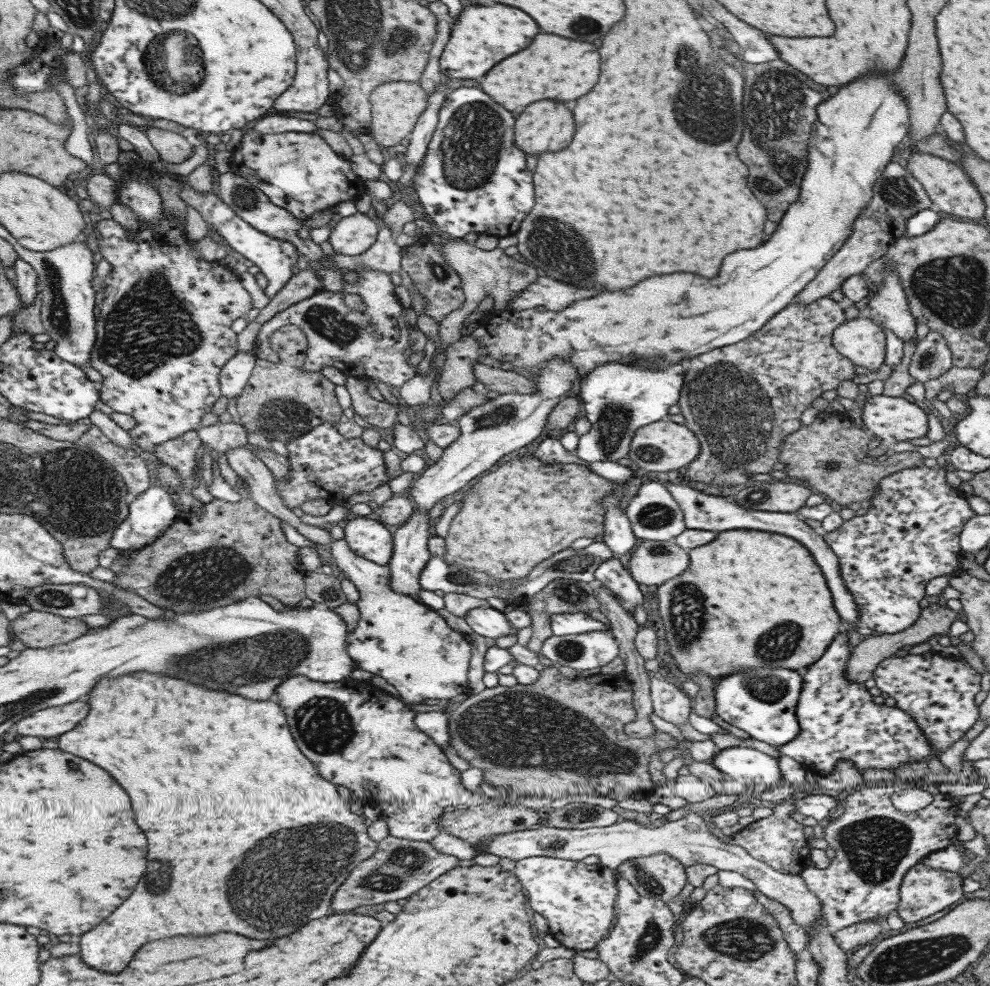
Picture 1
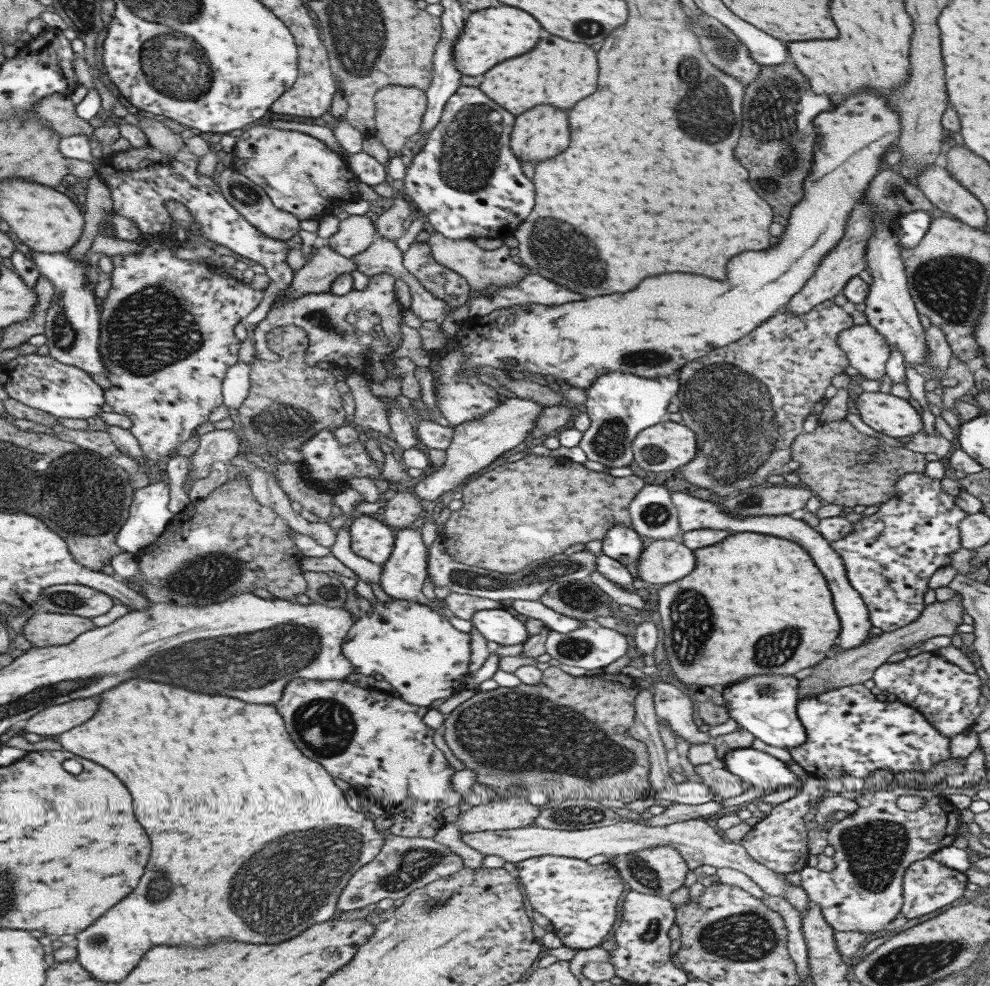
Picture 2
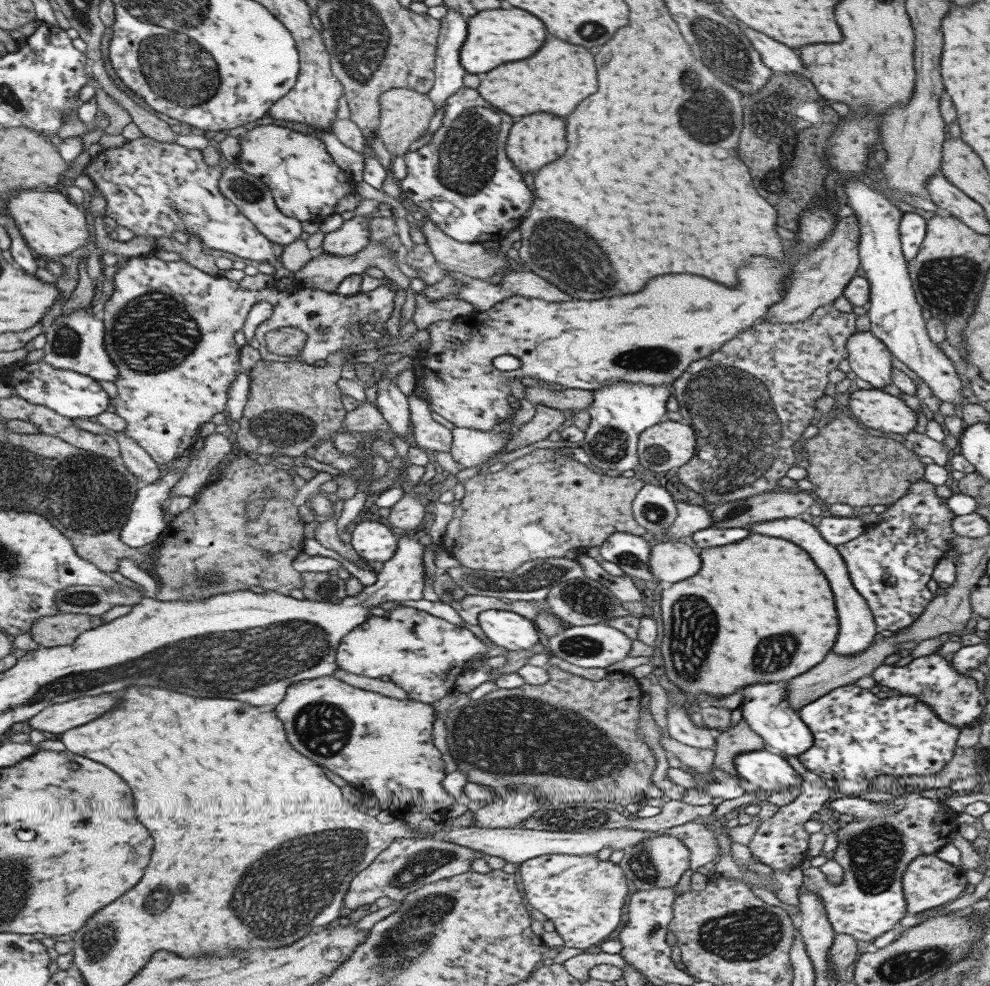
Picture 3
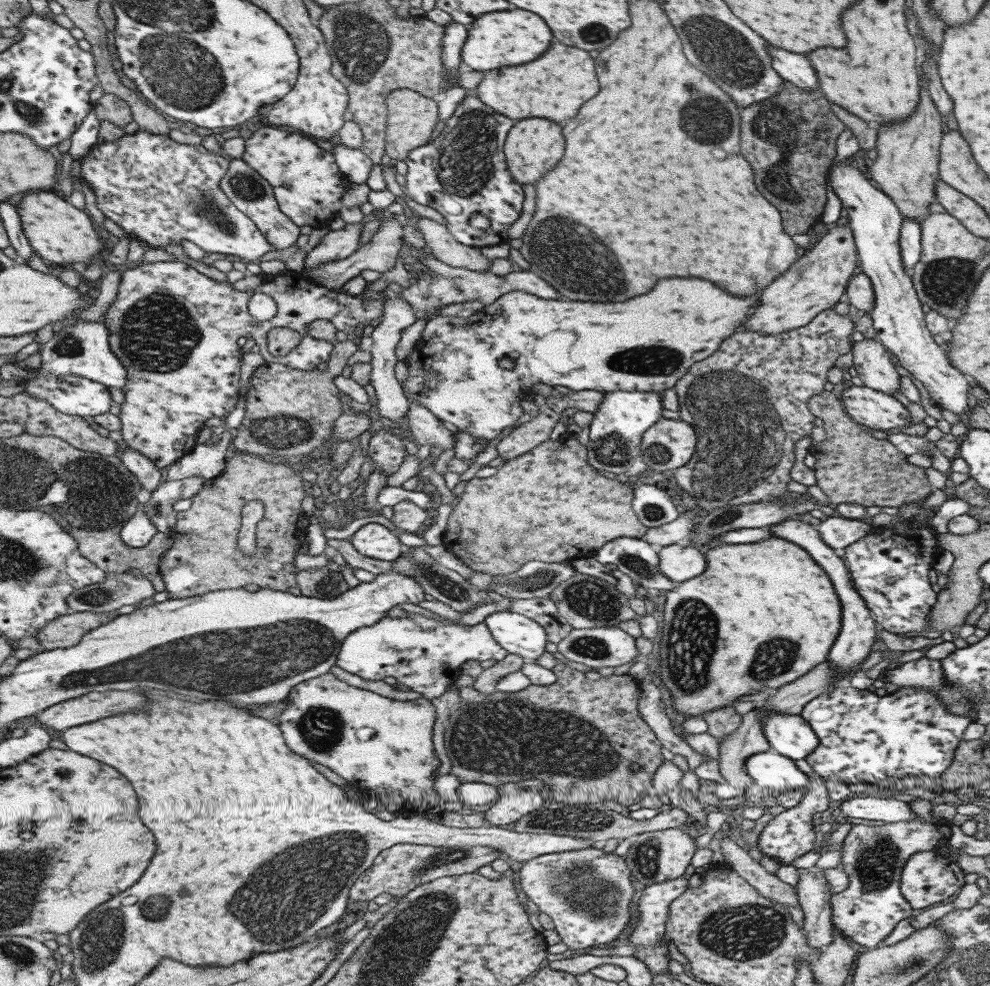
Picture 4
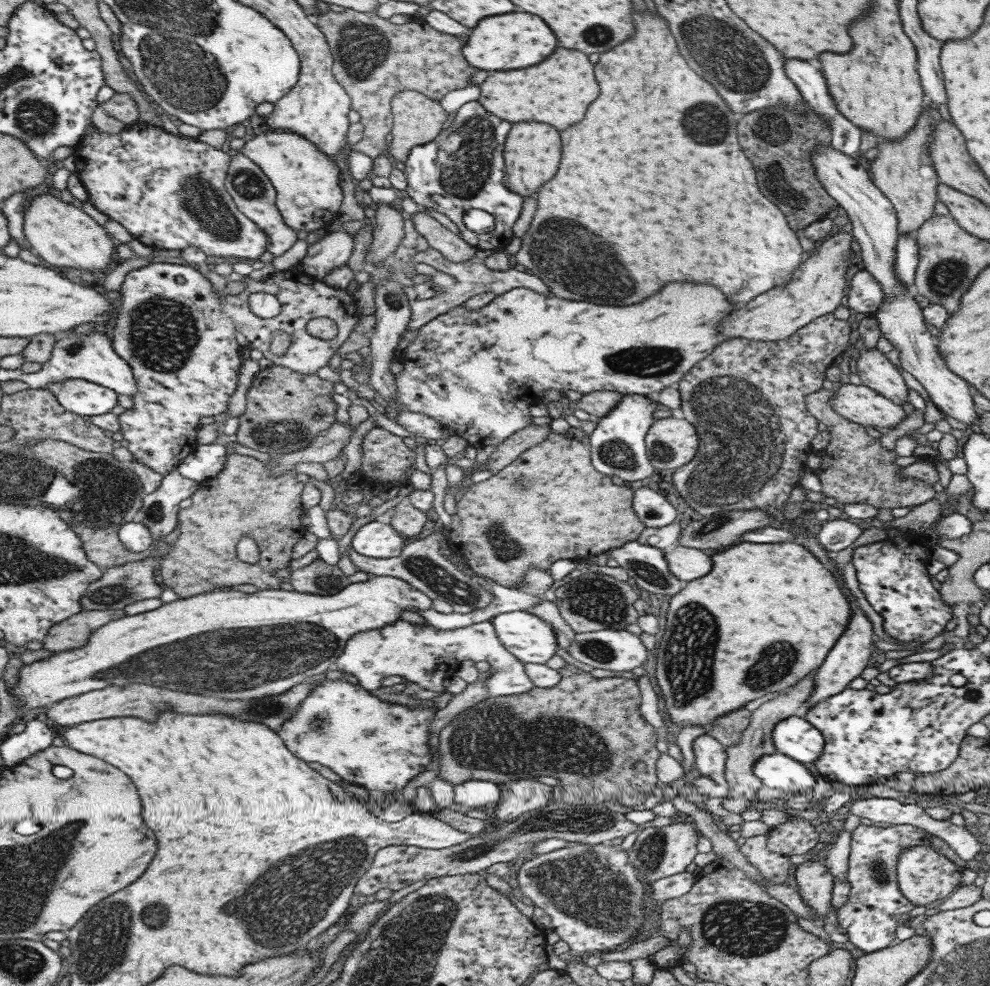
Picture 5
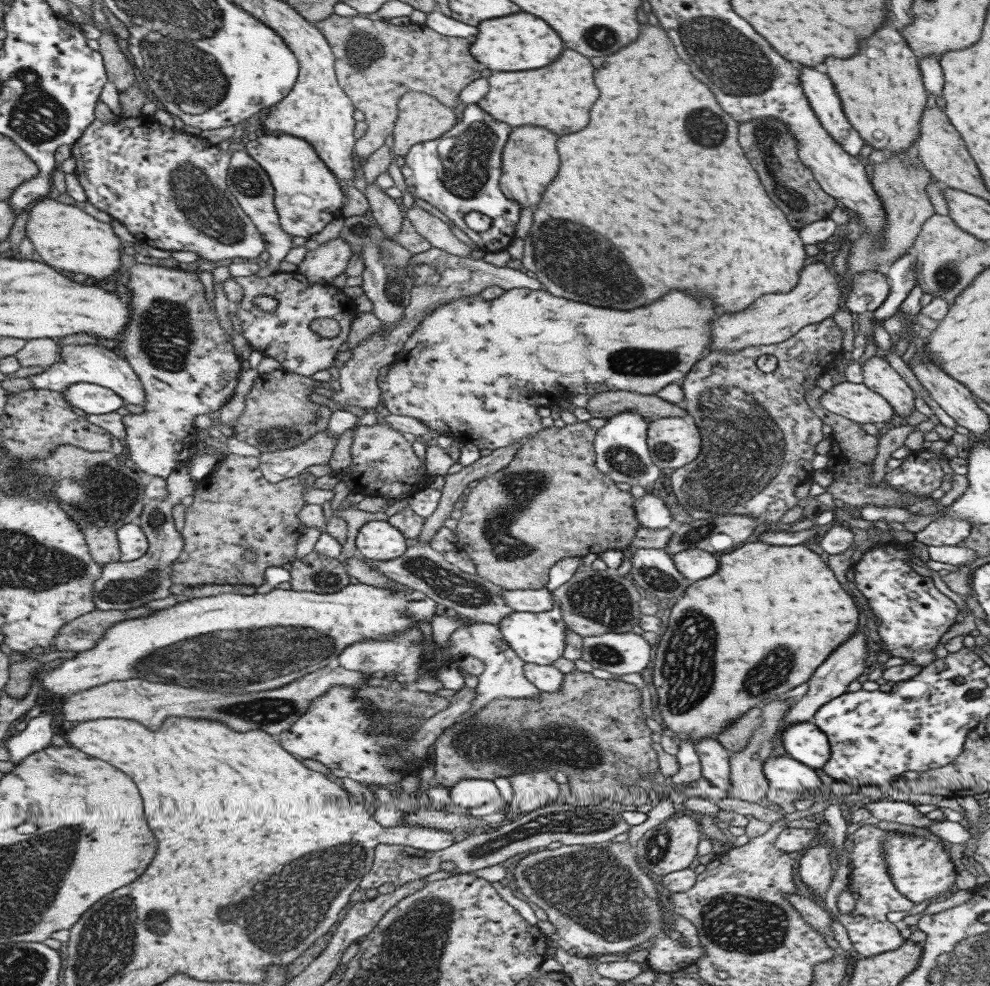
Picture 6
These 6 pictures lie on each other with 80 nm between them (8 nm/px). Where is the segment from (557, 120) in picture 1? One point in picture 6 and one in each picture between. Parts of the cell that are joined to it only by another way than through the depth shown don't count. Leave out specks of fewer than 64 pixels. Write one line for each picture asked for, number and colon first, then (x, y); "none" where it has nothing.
2: (542, 131)
3: (535, 139)
4: (532, 146)
5: (530, 151)
6: (529, 159)

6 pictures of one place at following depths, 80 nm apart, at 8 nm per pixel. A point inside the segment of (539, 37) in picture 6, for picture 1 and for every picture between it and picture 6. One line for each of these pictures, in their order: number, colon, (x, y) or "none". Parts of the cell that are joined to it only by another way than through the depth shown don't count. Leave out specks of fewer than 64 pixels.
1: (482, 35)
2: (490, 35)
3: (493, 36)
4: (511, 37)
5: (517, 40)

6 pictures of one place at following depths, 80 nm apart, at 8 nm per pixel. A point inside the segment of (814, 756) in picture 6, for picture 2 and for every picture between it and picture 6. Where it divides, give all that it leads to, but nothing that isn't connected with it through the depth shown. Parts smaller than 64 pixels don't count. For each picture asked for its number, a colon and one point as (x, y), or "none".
2: (764, 705)
3: (764, 708)
4: (788, 735)
5: (794, 737)

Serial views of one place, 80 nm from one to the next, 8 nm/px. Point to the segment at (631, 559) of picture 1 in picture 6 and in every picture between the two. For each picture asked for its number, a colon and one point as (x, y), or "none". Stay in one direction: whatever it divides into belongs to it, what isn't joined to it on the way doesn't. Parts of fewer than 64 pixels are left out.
2: (662, 561)
3: (672, 562)
4: (678, 563)
5: (685, 563)
6: (694, 564)

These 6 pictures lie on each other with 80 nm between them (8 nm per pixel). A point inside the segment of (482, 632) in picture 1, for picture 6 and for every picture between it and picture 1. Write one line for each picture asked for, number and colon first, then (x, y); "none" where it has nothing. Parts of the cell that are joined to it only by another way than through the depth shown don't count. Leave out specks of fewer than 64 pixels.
2: (498, 625)
3: (509, 630)
4: (517, 634)
5: (530, 640)
6: (538, 638)

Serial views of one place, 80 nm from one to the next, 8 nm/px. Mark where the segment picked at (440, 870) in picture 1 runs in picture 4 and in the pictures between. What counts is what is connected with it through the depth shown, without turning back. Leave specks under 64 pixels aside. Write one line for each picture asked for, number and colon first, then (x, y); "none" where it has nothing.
2: (402, 865)
3: (406, 864)
4: (397, 870)

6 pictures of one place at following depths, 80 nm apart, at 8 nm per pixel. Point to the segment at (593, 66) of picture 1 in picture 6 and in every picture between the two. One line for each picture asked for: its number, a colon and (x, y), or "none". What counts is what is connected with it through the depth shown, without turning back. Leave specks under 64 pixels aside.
2: (557, 72)
3: (558, 76)
4: (554, 85)
5: (556, 92)
6: (558, 96)

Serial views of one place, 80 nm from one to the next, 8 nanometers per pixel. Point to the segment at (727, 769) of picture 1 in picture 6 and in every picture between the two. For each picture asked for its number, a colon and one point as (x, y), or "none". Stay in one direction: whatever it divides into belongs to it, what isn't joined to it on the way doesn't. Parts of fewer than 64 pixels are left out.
2: (754, 767)
3: (767, 770)
4: (769, 770)
5: (776, 771)
6: (782, 772)

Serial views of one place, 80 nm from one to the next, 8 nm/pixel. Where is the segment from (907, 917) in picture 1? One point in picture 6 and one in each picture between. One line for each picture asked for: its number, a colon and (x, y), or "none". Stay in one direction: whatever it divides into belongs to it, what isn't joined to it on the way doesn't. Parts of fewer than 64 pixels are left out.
2: (927, 885)
3: (927, 882)
4: (927, 879)
5: (922, 875)
6: (920, 870)

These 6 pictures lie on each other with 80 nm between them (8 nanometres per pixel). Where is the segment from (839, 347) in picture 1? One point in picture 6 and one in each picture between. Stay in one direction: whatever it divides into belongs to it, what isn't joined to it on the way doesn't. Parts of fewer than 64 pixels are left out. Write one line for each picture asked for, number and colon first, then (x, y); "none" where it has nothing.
2: (866, 351)
3: (868, 358)
4: (871, 362)
5: (875, 371)
6: (877, 375)

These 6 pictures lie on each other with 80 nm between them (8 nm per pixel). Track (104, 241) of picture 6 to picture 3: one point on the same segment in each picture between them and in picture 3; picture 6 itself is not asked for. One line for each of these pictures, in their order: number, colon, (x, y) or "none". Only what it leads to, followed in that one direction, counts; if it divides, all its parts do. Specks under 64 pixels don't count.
3: (52, 226)
4: (60, 233)
5: (64, 236)

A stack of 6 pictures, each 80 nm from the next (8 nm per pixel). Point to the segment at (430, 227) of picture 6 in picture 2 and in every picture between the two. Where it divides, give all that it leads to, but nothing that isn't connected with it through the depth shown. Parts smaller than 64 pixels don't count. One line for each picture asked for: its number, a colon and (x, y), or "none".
2: (480, 268)
3: (469, 259)
4: (440, 242)
5: (450, 246)

